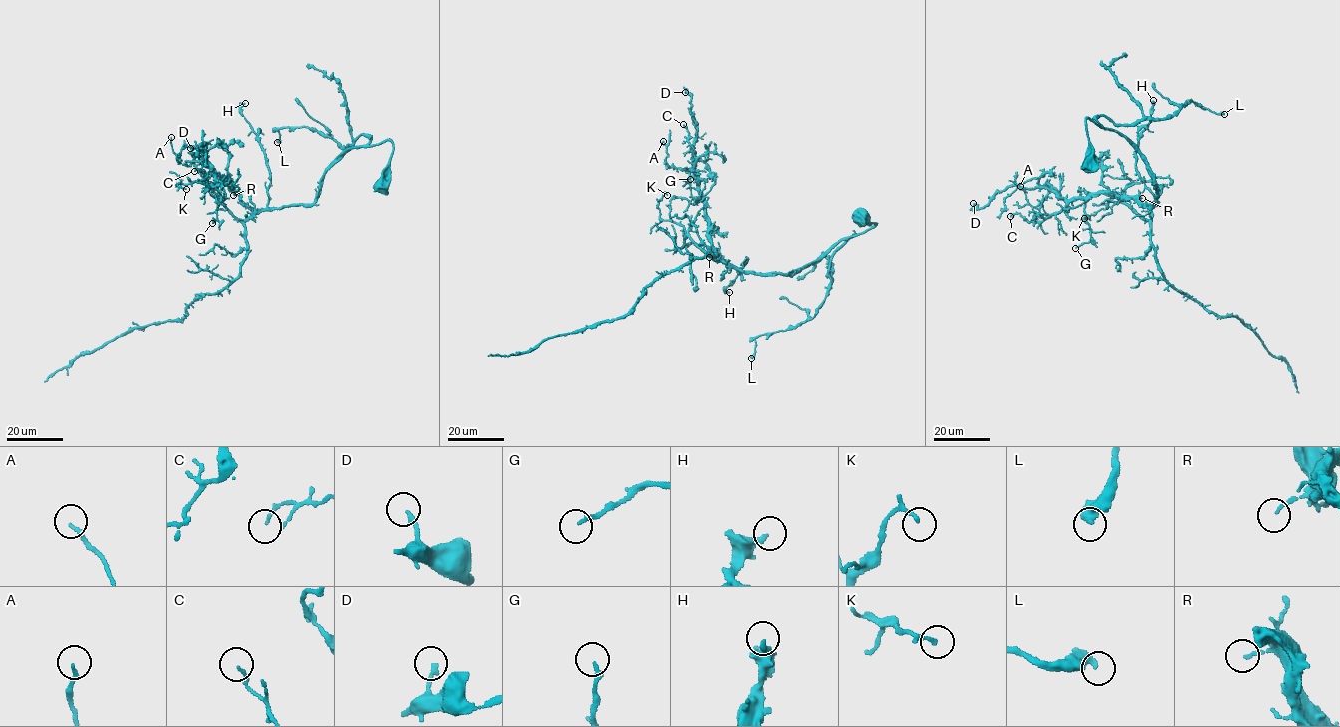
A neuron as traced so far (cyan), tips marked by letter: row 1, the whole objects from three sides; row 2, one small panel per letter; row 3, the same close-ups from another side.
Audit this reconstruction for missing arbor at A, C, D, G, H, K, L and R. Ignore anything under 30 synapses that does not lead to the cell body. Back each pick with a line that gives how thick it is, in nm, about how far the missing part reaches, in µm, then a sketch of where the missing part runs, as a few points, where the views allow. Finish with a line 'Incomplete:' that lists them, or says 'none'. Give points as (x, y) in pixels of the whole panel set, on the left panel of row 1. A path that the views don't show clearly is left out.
Incomplete: none

